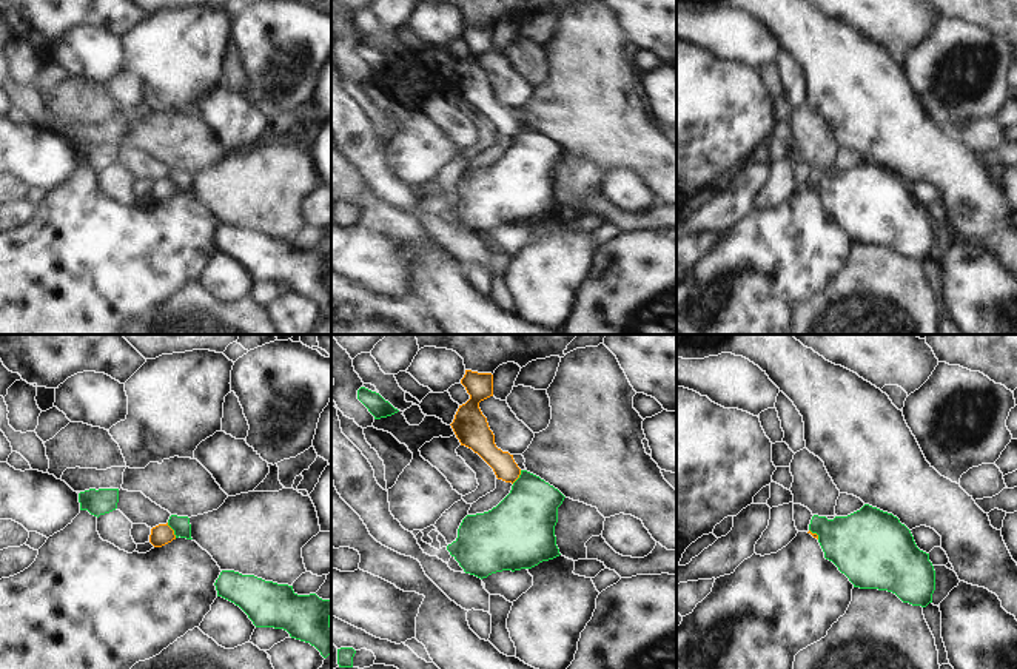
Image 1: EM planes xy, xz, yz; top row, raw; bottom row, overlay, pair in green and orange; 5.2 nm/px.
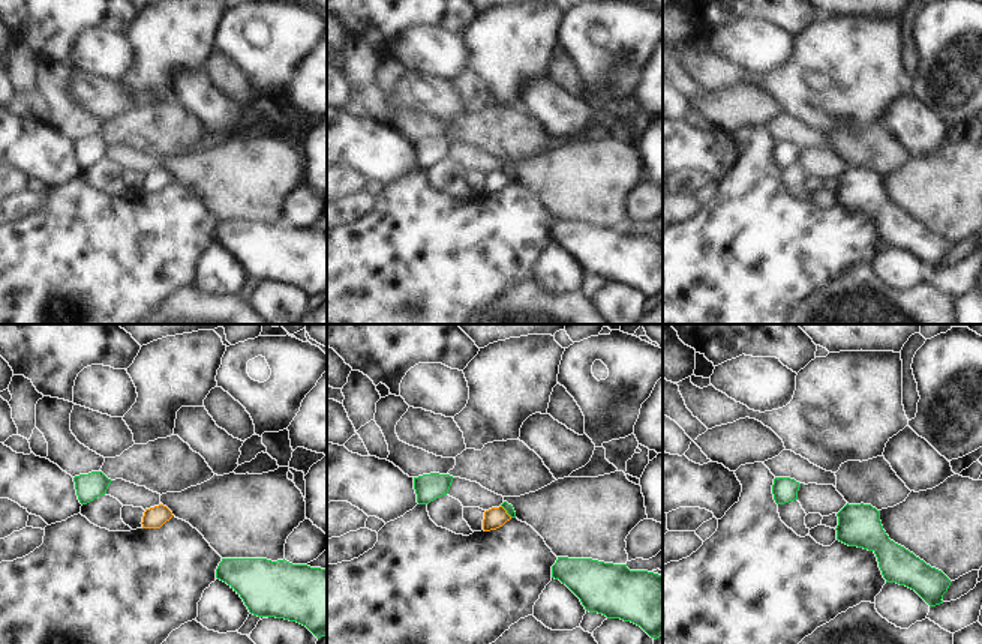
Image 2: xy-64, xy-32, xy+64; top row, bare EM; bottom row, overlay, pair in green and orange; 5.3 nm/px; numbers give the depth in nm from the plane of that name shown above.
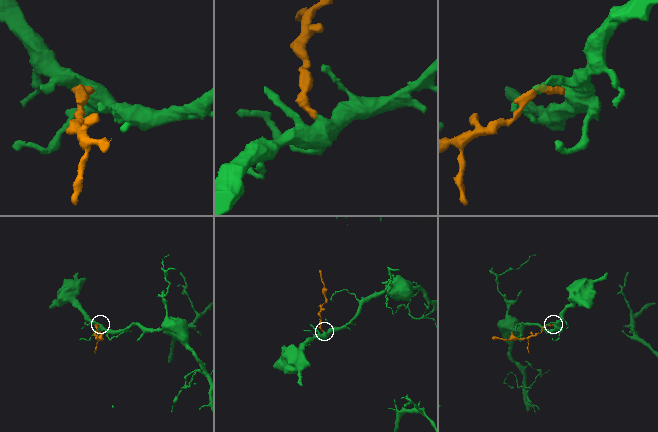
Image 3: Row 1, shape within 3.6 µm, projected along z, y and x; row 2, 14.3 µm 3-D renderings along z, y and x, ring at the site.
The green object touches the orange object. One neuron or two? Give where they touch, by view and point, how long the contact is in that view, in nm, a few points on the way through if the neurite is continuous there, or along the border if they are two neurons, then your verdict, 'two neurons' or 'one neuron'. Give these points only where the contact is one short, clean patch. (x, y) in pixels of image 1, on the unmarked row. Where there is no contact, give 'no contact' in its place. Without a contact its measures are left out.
contact xy (173, 184); length 90 nm; border xy (167, 178), (176, 191); two neurons

